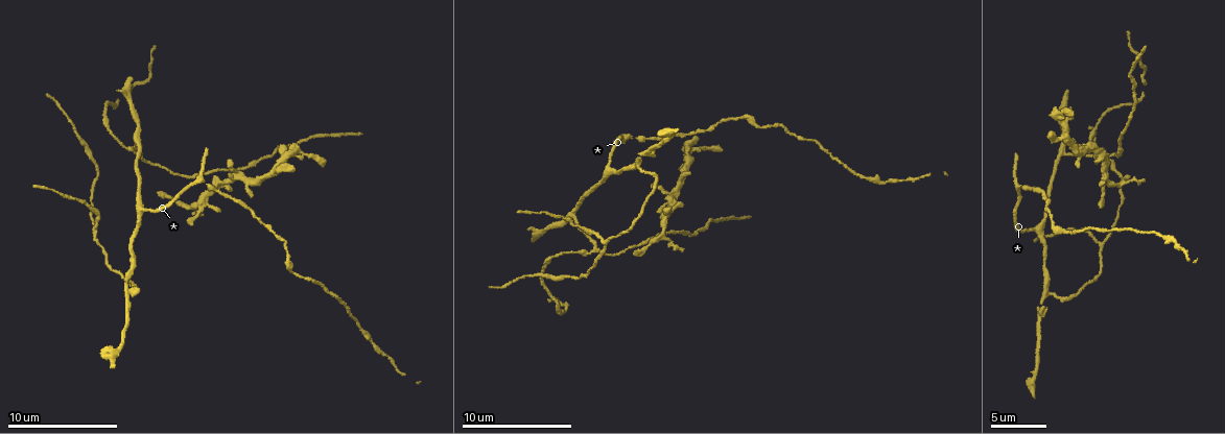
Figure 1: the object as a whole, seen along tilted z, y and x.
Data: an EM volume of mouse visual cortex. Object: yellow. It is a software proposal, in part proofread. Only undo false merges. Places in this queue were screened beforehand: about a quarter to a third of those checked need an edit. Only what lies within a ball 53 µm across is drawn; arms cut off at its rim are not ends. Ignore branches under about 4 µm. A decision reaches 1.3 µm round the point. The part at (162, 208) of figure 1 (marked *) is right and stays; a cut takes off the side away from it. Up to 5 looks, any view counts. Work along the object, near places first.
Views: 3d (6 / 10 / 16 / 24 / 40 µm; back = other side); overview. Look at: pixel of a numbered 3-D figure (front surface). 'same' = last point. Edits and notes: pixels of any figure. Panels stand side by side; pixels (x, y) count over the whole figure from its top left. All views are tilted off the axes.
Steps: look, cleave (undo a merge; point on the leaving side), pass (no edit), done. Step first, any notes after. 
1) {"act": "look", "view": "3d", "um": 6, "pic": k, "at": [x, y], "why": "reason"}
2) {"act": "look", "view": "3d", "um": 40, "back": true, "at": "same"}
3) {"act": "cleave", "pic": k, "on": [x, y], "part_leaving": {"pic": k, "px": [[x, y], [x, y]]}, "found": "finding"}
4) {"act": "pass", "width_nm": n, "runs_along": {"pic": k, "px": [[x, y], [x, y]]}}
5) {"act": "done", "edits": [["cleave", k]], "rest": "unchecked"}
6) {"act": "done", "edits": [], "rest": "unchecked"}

{"act": "look", "view": "3d", "um": 10, "pic": 1, "at": [592, 248], "why": "branch point"}

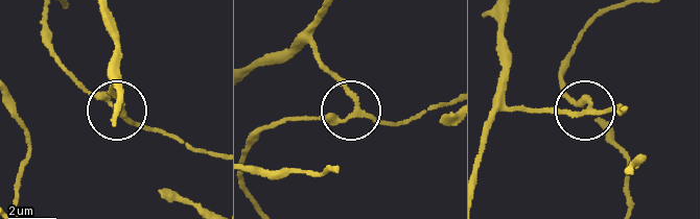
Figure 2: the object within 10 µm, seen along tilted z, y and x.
{"act": "pass", "runs_along": {"pic": 2, "px": [[485, 141], [486, 124], [505, 110], [588, 108], [563, 87]]}, "found": "continuous, no second neuron"}

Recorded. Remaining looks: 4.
{"act": "look", "view": "3d", "um": 10, "pic": 1, "at": [93, 230], "why": "branch point"}

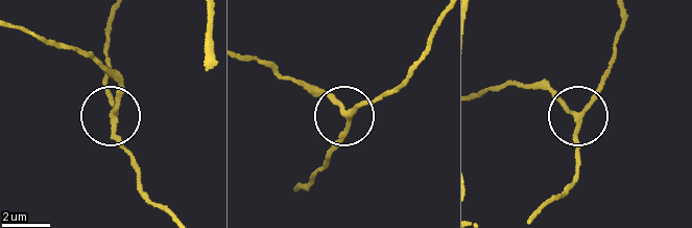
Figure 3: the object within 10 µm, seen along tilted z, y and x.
{"act": "look", "view": "3d", "um": 6, "pic": 3, "at": [114, 114]}

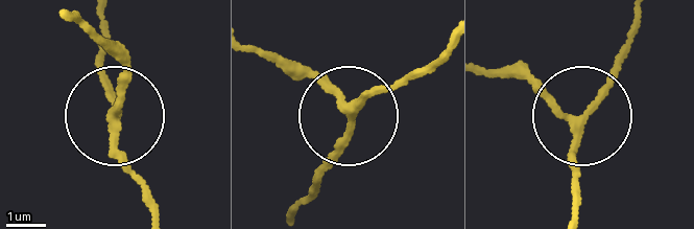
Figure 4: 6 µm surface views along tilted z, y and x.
{"act": "pass", "runs_along": {"pic": 4, "px": [[157, 211], [121, 145], [113, 46]]}, "found": "one neuron here"}

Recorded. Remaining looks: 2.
{"act": "look", "view": "3d", "um": 6, "pic": 1, "at": [1047, 295], "why": "three-way junction"}

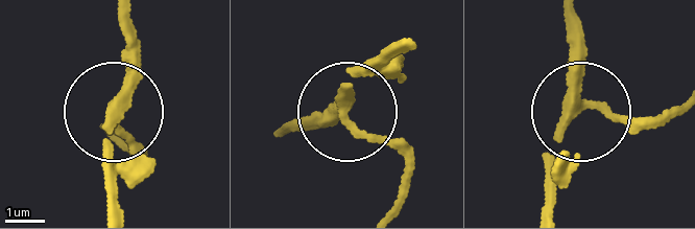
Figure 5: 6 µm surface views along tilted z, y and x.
{"act": "look", "view": "3d", "um": 6, "back": true, "pic": 5, "at": [574, 108]}

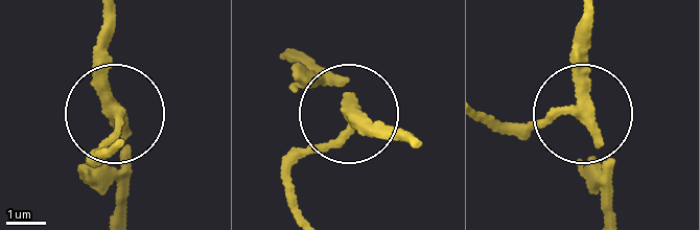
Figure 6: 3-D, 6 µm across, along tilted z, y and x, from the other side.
{"act": "pass", "arms": 3, "runs_along": {"pic": 6, "px": [[587, 16], [585, 113], [611, 164], [611, 211]]}, "found": "continuous, no second neuron"}

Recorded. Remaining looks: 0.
{"act": "done", "edits": [], "rest": "unchecked"}

